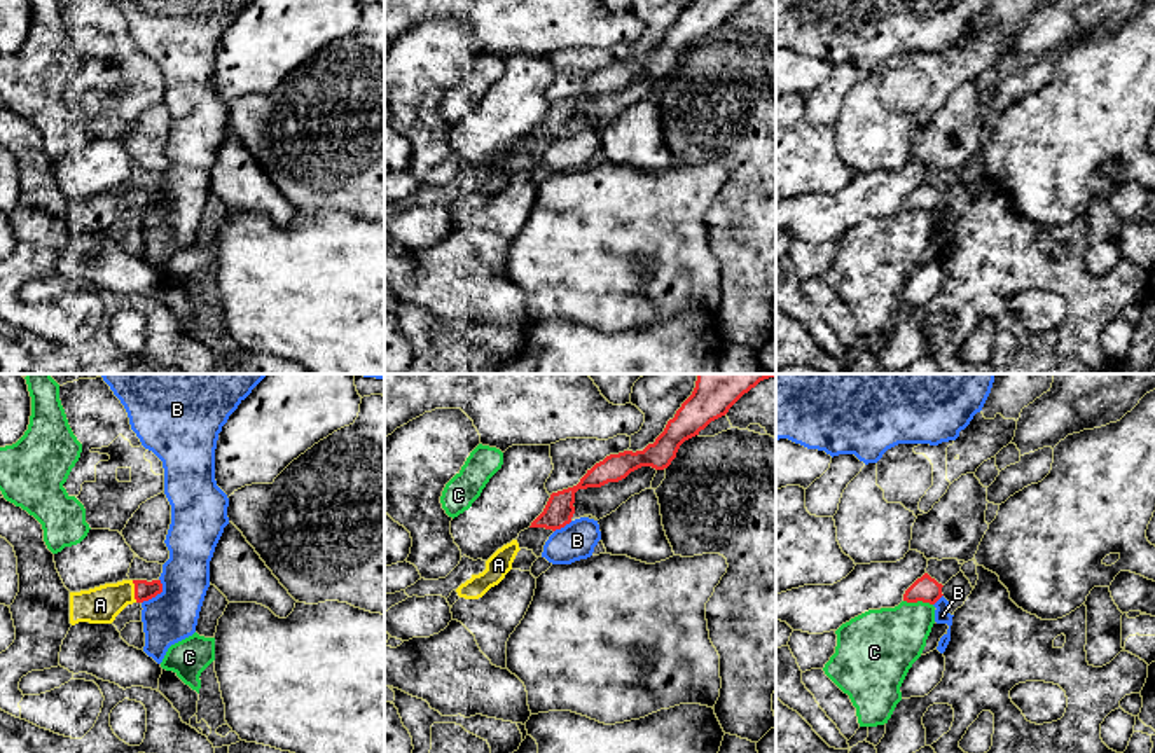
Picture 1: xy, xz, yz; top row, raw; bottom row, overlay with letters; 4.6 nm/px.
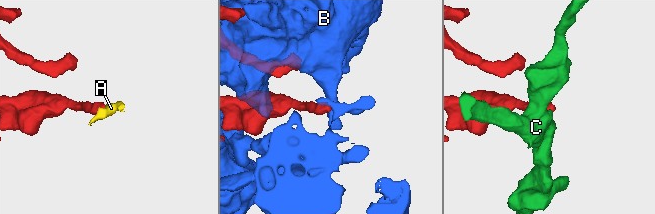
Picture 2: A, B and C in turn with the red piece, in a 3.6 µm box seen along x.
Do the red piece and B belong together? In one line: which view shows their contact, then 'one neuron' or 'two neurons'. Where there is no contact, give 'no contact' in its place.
meets red in xy; two neurons

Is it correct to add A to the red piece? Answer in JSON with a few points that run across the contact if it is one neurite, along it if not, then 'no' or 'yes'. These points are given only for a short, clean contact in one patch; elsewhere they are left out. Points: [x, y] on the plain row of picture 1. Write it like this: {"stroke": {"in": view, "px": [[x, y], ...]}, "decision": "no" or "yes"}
{"stroke": {"in": "xy", "px": [[144, 200], [135, 200], [123, 201], [100, 214]]}, "decision": "yes"}

